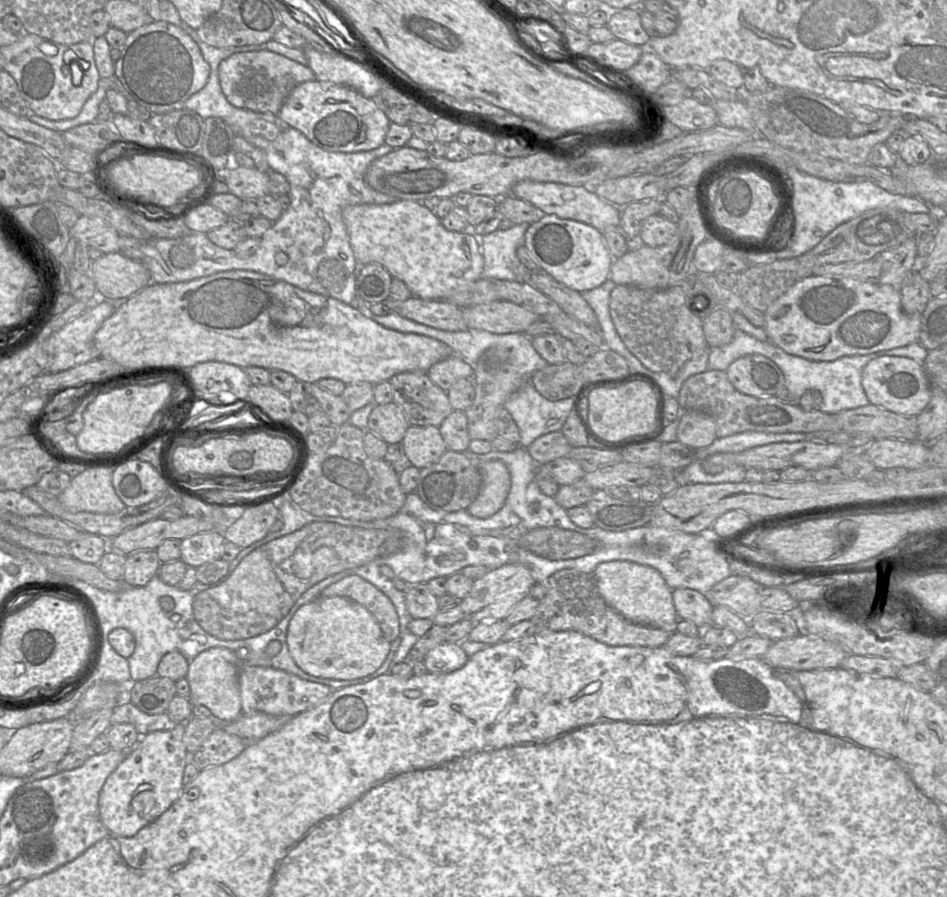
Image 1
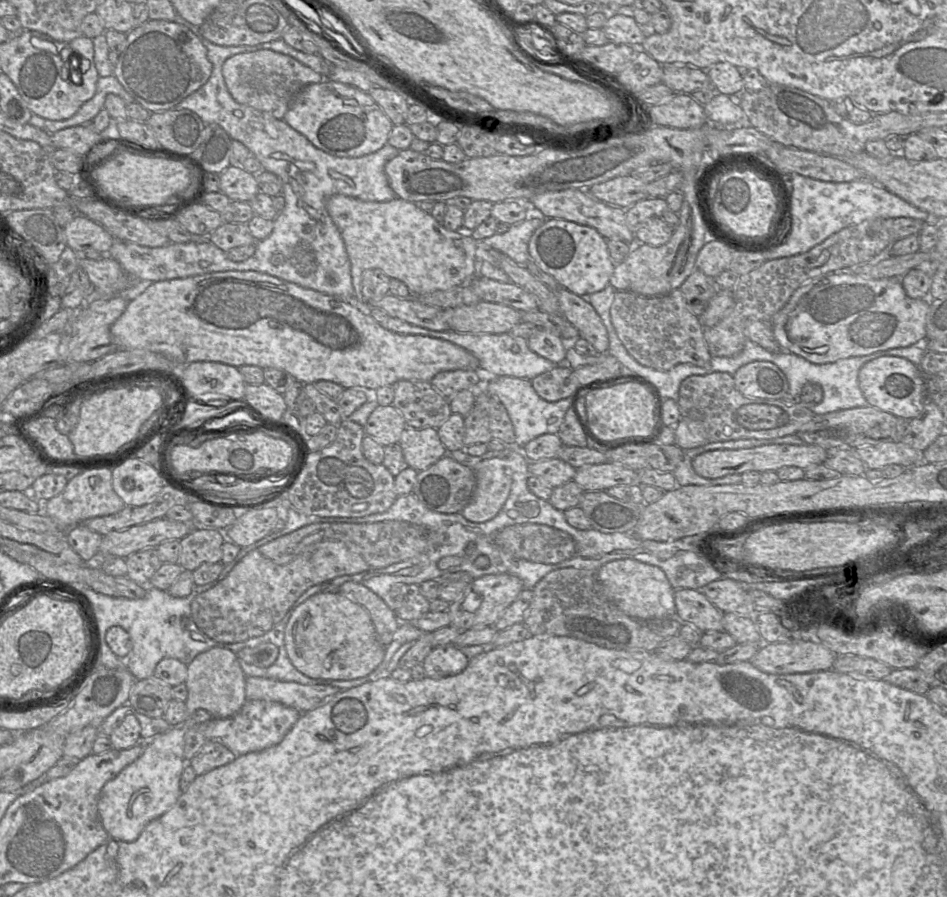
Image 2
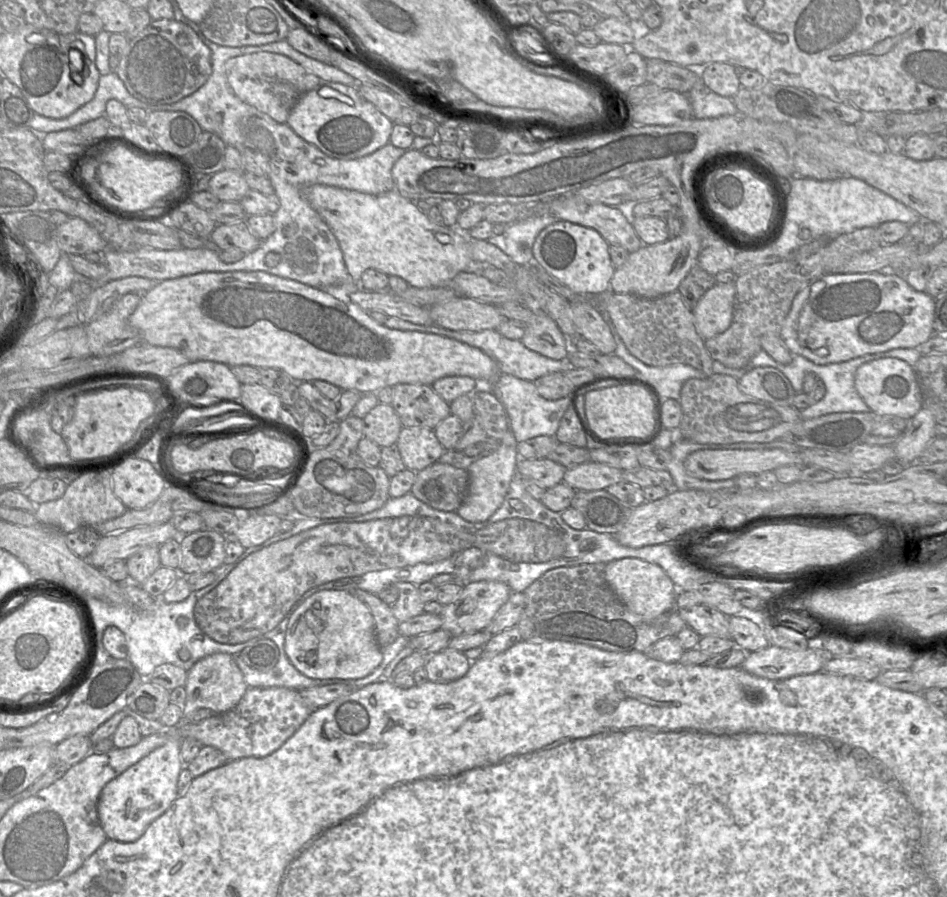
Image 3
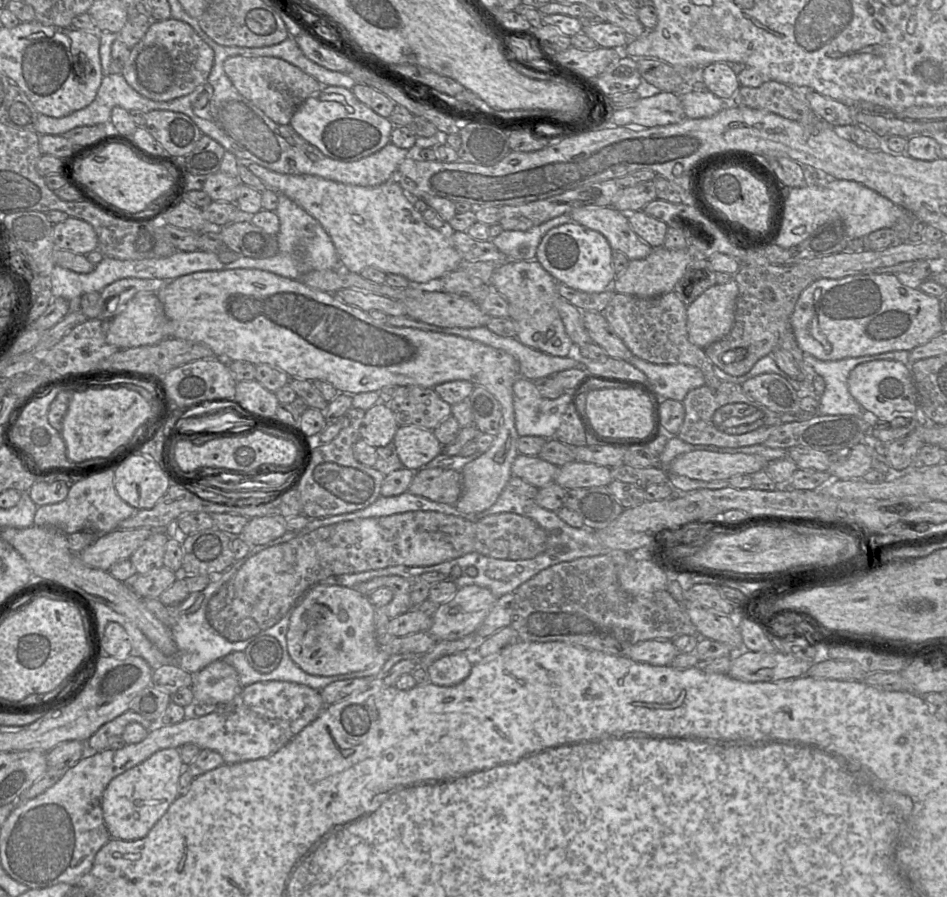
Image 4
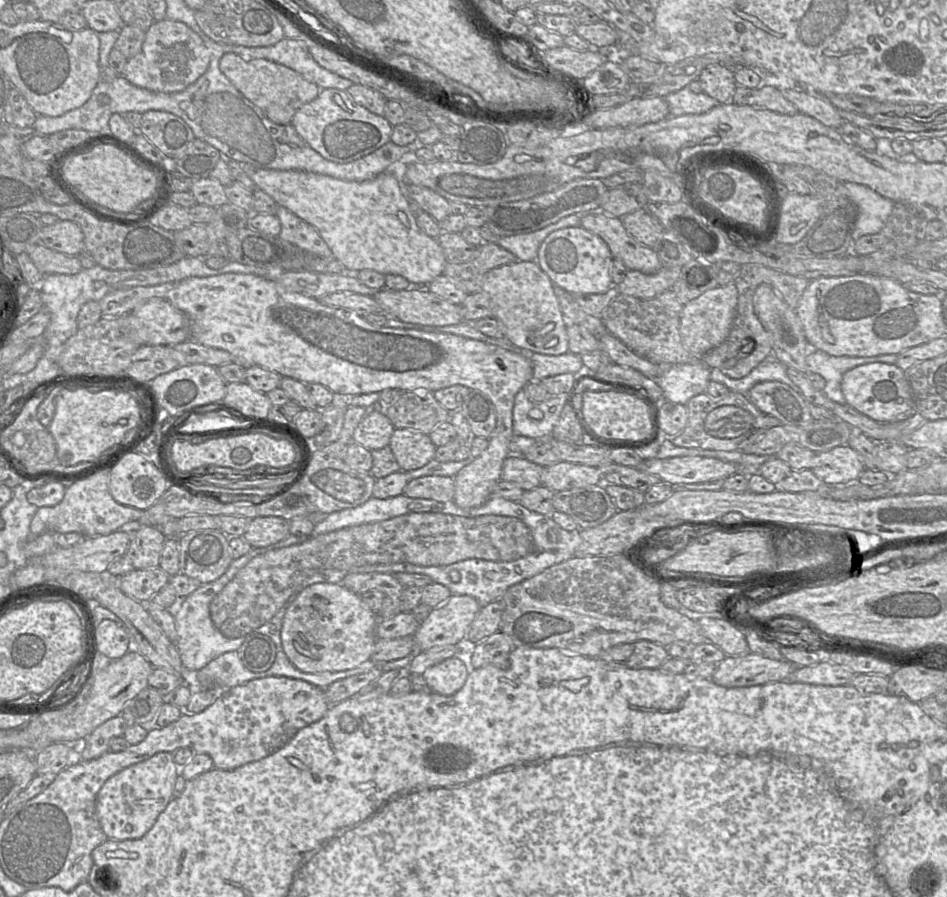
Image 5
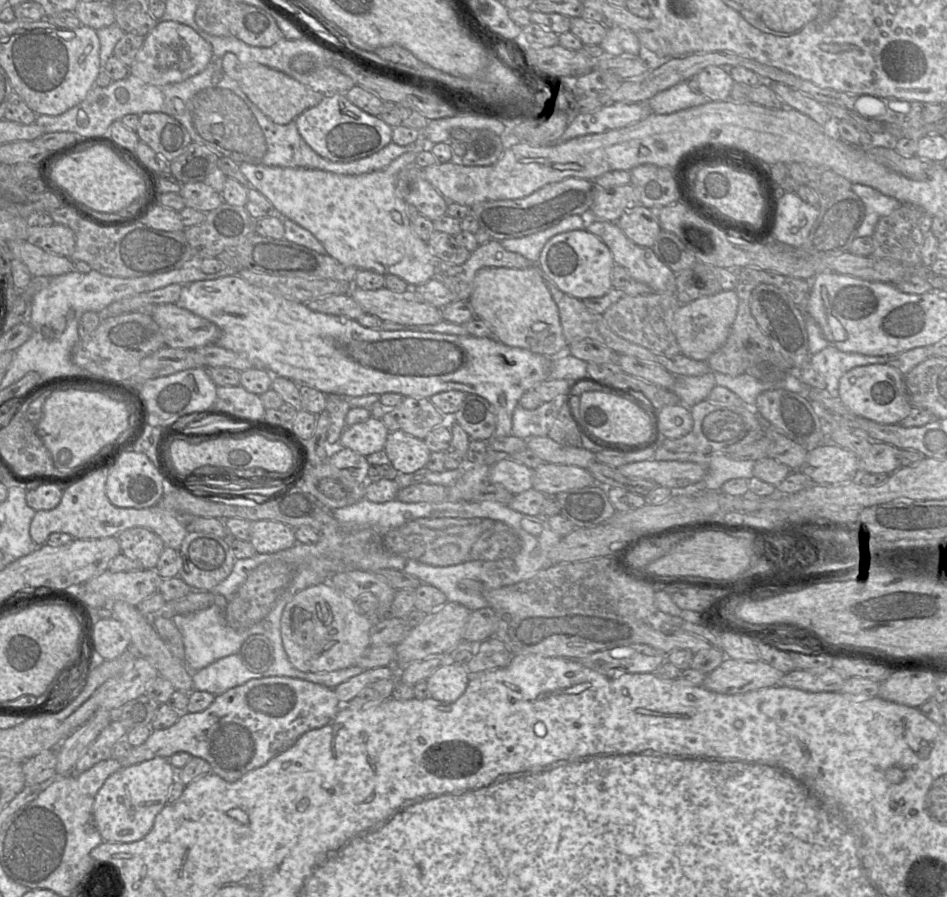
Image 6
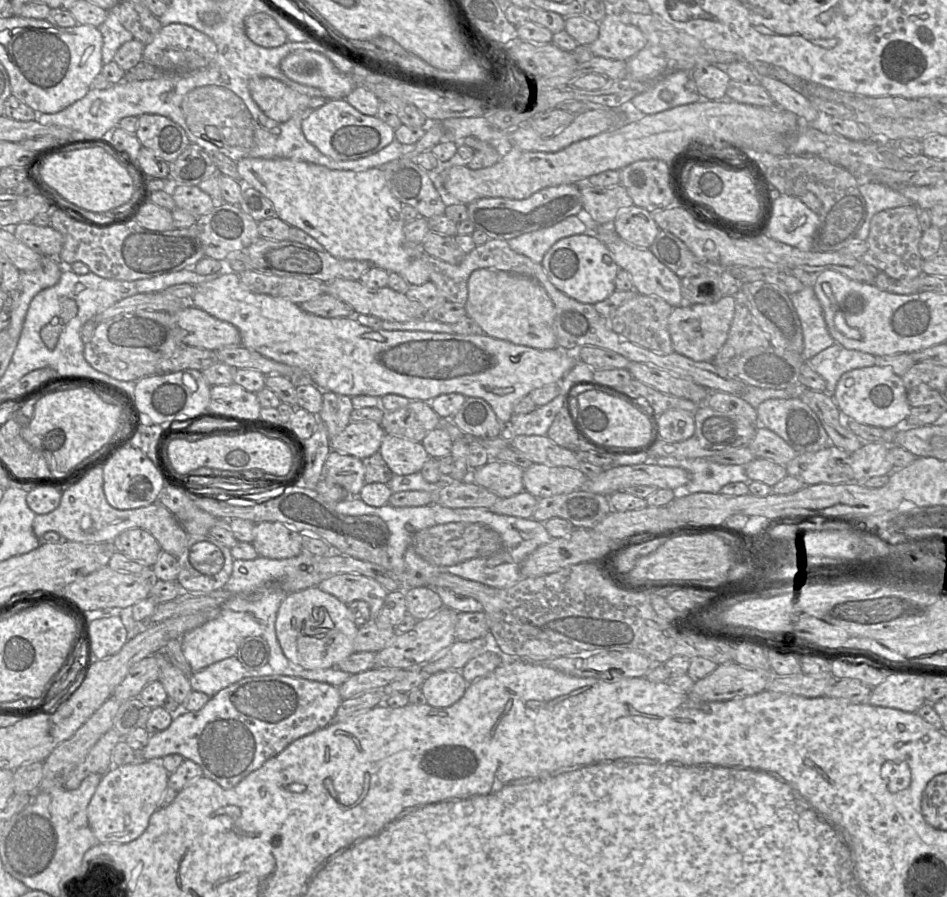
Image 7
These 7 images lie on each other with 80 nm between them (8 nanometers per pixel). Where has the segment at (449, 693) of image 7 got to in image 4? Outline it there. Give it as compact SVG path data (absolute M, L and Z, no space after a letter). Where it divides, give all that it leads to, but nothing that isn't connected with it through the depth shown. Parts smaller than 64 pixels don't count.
M465 653L444 656L430 663L427 667L429 680L438 686L455 686L470 674L472 663Z

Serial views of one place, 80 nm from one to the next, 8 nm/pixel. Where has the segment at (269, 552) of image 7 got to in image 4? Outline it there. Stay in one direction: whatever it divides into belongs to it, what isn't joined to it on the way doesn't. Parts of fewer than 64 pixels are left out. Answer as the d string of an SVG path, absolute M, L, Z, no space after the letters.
M280 515L250 518L240 537L249 545L264 545L287 532L287 519Z

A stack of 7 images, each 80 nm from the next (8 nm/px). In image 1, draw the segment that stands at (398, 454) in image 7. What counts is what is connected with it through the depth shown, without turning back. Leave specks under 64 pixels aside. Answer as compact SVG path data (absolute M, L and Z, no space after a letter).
M410 425L402 445L411 464L419 469L435 463L447 450L439 427Z

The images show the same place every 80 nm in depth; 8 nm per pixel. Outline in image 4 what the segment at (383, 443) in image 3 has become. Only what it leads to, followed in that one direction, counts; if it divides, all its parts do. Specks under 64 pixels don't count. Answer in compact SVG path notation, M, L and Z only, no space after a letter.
M380 401L365 411L360 426L360 438L371 446L384 447L393 442L398 422L392 410Z

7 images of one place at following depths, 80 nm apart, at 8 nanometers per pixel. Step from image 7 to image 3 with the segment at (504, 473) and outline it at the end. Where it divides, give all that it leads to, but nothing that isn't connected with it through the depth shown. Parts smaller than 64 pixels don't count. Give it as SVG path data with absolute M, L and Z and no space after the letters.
M520 458L516 473L523 478L530 478L544 489L551 488L563 481L567 468L551 459Z

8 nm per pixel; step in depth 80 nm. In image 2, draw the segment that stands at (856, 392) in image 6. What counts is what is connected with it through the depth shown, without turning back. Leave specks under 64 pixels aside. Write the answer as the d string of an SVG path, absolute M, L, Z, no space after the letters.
M881 356L865 363L858 372L858 386L868 405L897 417L911 420L924 406L925 385L919 367L902 357Z

